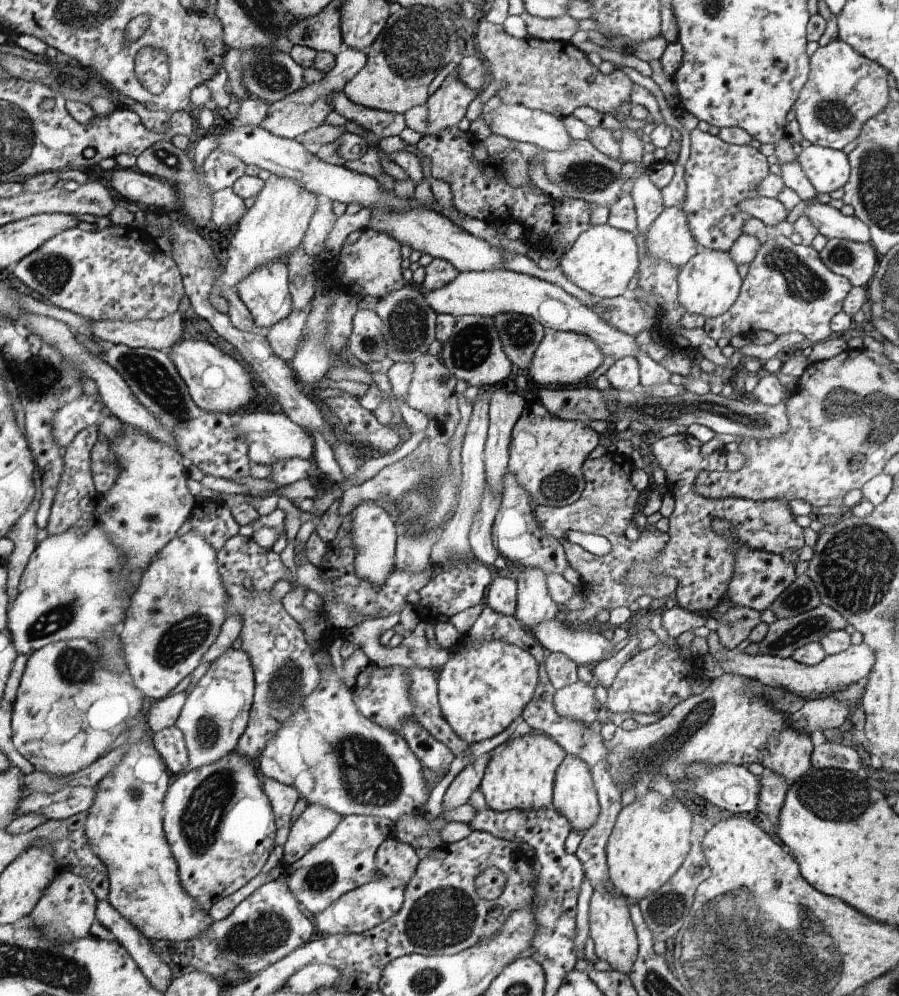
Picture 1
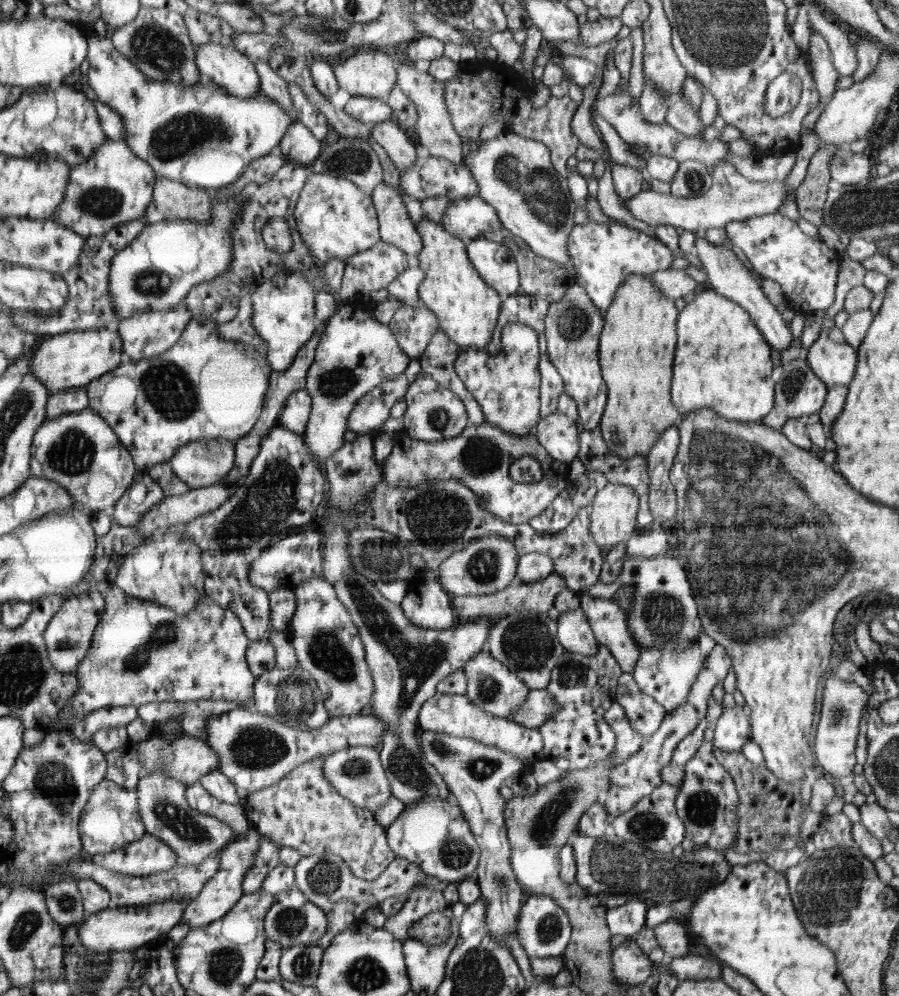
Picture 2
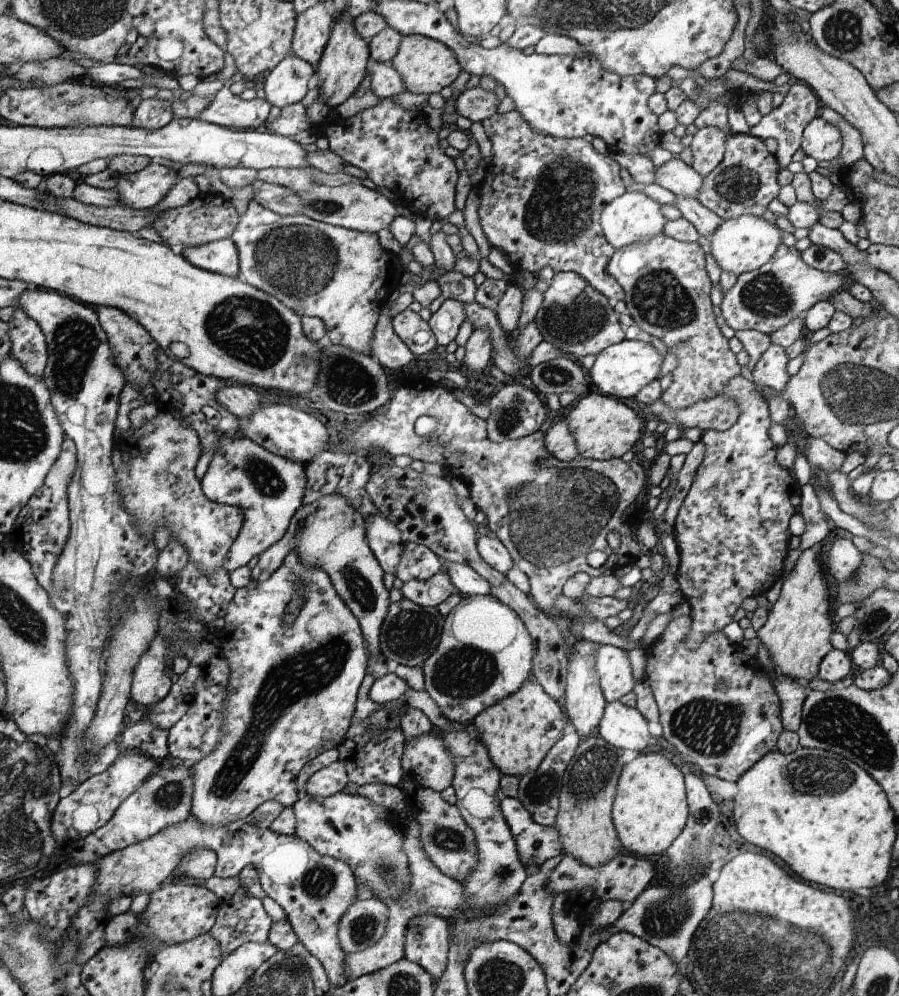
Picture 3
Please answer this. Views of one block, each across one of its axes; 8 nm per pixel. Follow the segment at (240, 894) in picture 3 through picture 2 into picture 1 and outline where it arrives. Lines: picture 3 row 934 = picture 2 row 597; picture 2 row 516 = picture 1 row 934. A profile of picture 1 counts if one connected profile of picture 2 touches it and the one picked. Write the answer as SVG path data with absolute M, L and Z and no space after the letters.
M282 876L257 888L250 896L242 900L226 918L213 921L209 928L197 937L180 942L165 942L160 939L152 942L153 949L159 958L170 967L174 979L194 971L212 975L214 978L220 978L220 976L224 978L227 973L236 971L238 968L242 973L245 972L247 977L250 977L264 968L268 969L270 964L278 962L310 940L310 936L314 934L314 924L312 924L312 920L308 920L308 916L302 910L304 910L304 905L298 902L297 897L292 894L287 885L286 877Z

